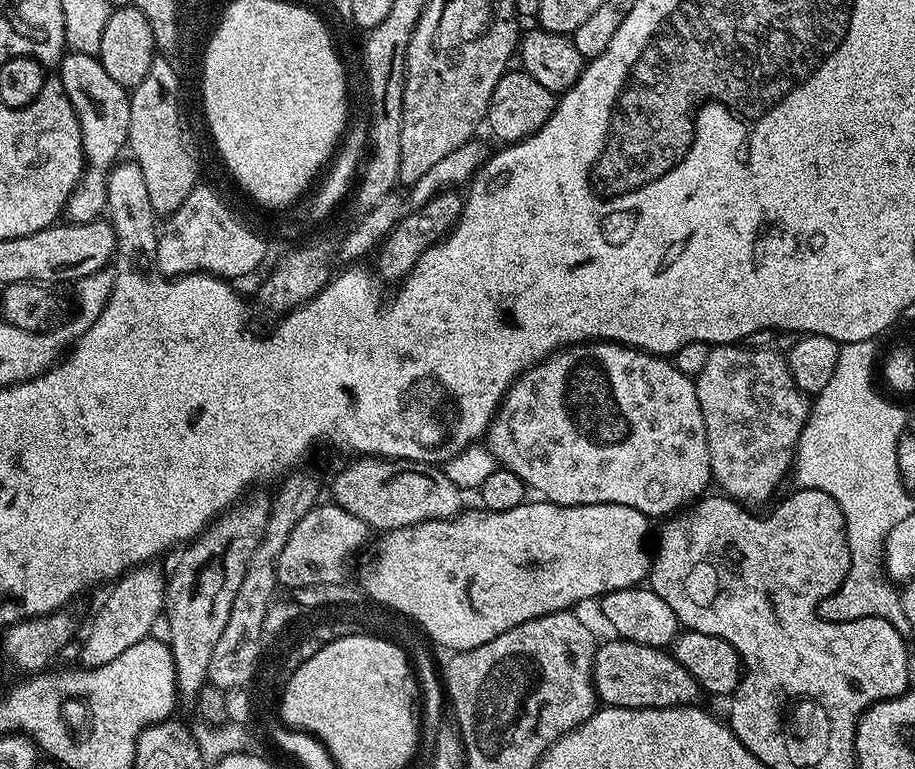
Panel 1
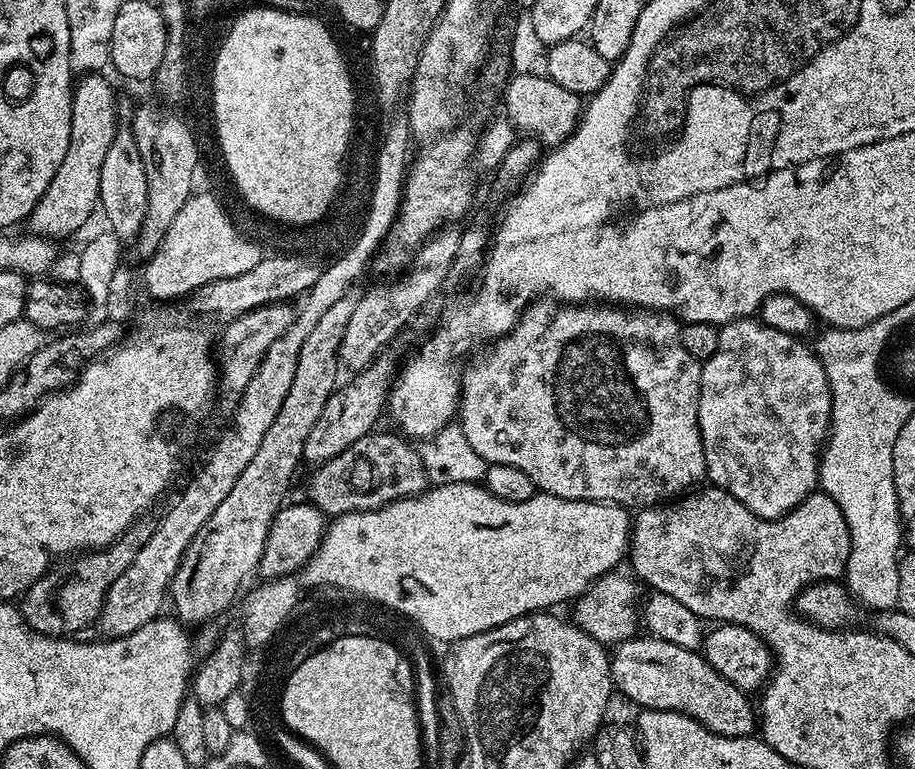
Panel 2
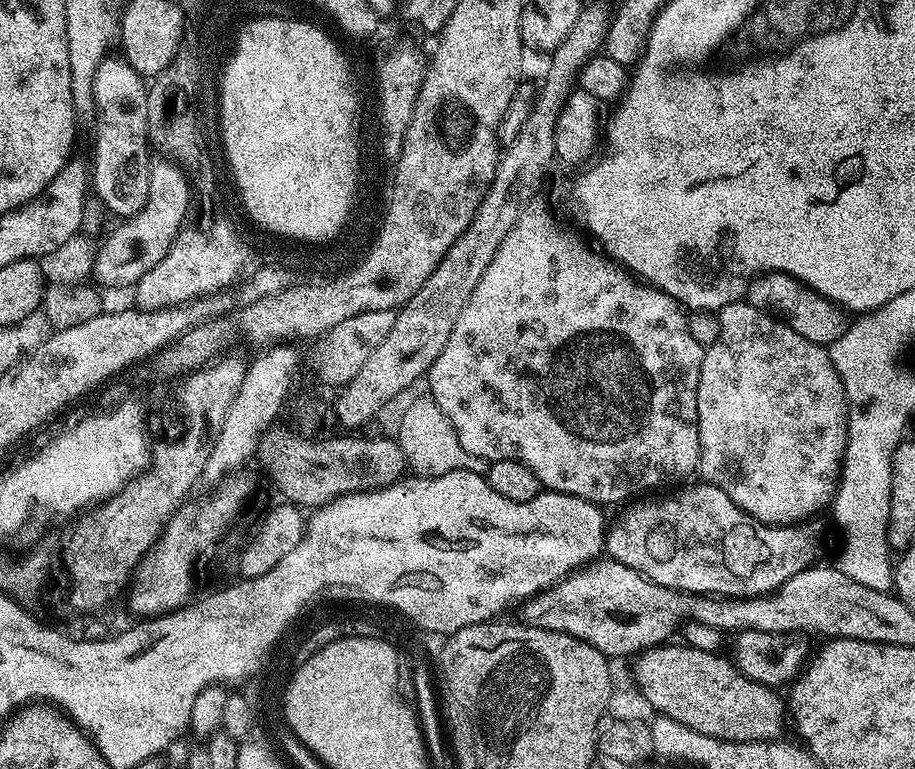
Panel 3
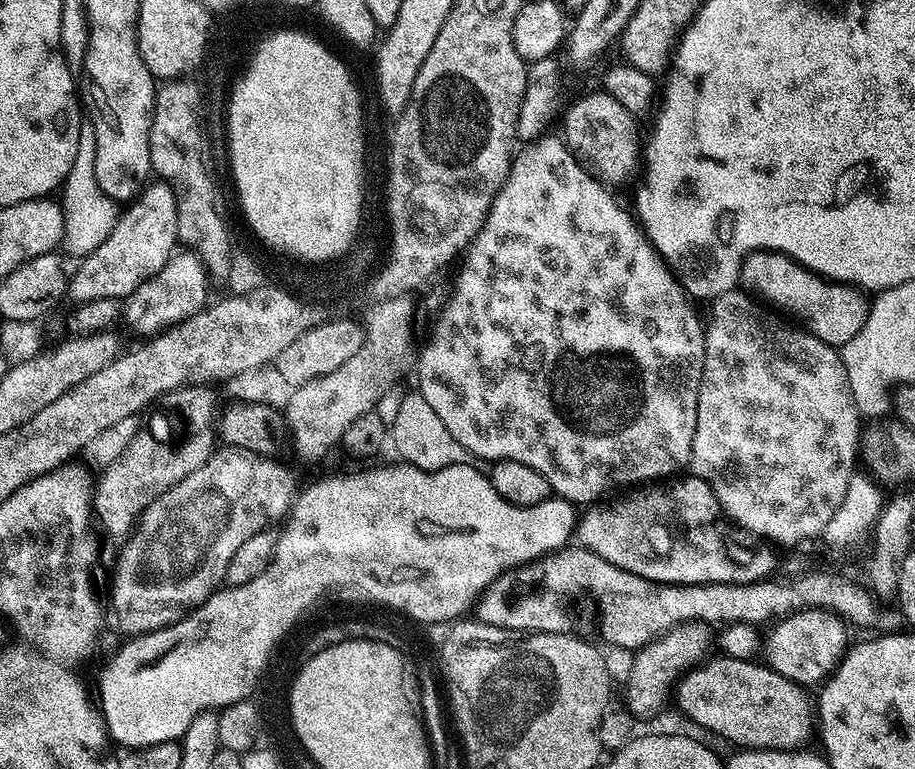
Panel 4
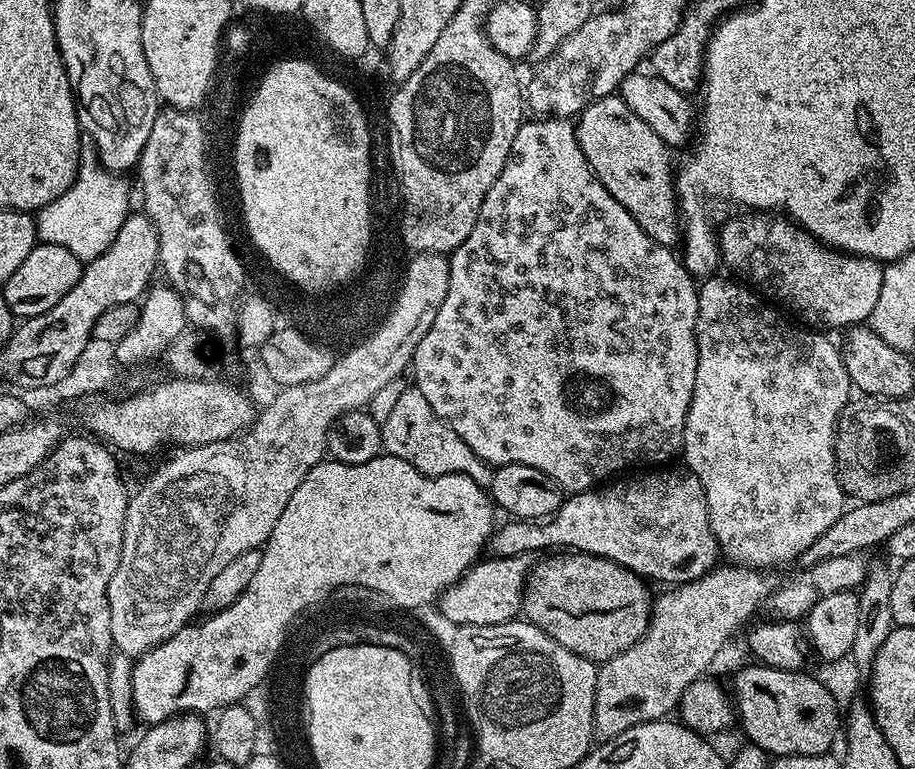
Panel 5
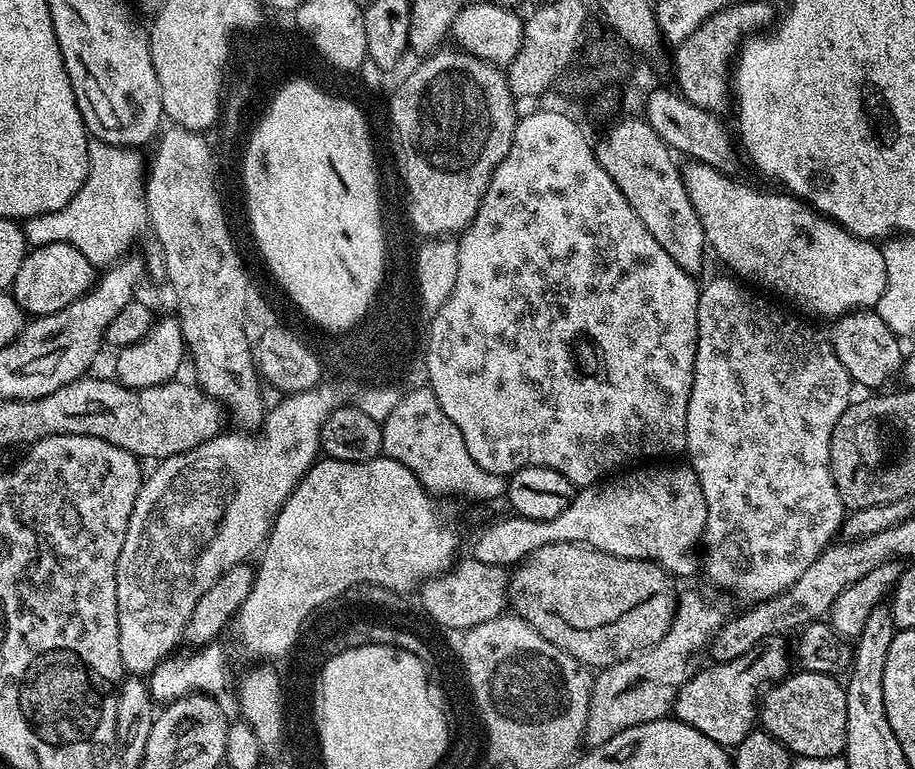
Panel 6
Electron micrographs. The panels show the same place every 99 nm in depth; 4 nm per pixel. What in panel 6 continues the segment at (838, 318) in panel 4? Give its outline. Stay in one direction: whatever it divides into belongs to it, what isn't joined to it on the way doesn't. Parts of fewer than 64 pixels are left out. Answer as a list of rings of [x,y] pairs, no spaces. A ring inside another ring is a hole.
[[[685,163],[682,175],[686,194],[690,194],[690,206],[694,206],[698,222],[702,222],[707,247],[711,251],[713,248],[717,258],[726,267],[733,268],[741,281],[749,285],[757,284],[752,286],[765,288],[776,296],[785,296],[792,300],[793,309],[801,308],[796,310],[809,312],[804,313],[809,317],[839,318],[846,312],[875,309],[881,294],[886,290],[886,258],[879,243],[852,235],[832,217],[824,216],[811,204],[805,204],[791,194],[779,196],[776,192],[759,192],[740,180],[732,180],[736,178],[709,164]]]

